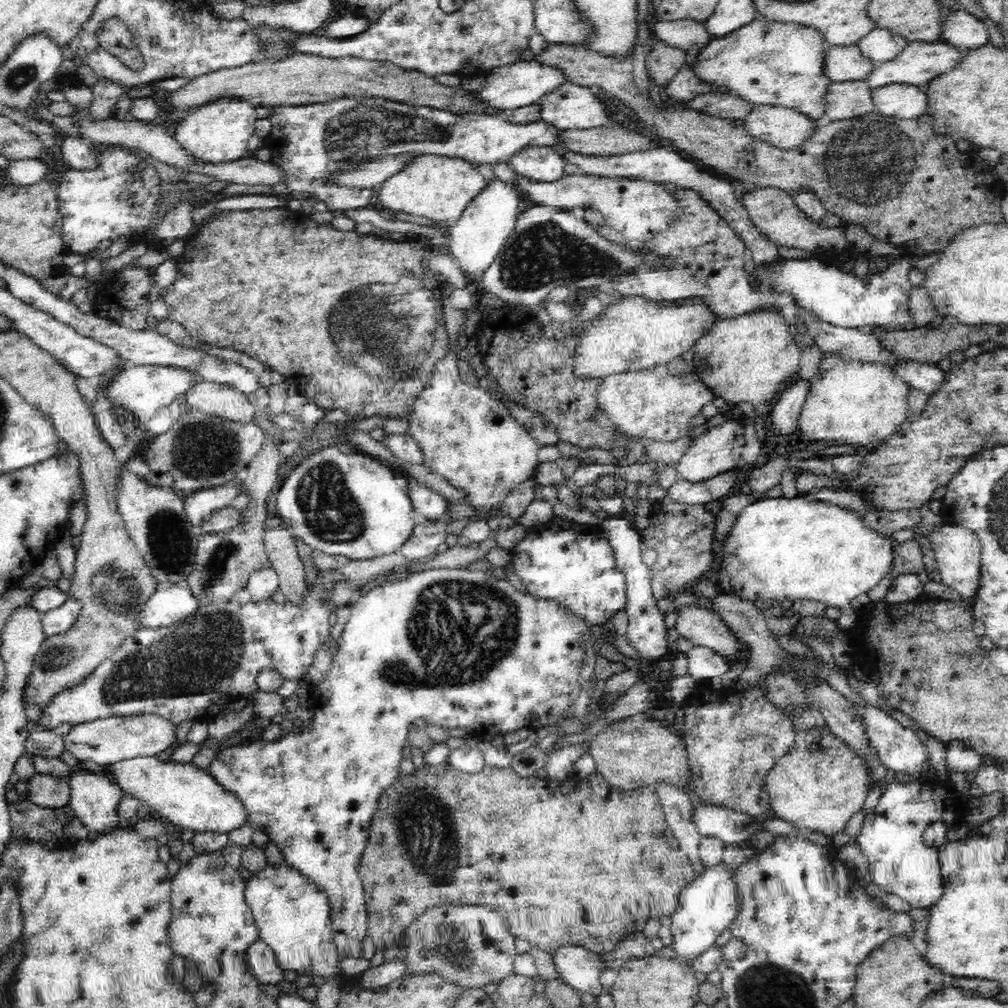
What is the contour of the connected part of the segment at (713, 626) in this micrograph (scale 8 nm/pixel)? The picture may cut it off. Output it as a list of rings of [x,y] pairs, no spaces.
[[[694,604],[676,607],[675,611],[677,622],[674,627],[680,636],[695,645],[711,648],[734,665],[750,658],[750,647],[738,641],[734,632],[712,609]]]

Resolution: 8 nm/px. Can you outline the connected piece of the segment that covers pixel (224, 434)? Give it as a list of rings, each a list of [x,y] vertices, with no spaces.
[[[189,408],[174,421],[166,436],[151,438],[141,460],[150,472],[143,478],[158,488],[179,490],[187,495],[194,491],[239,482],[249,462],[265,443],[265,432],[254,423],[225,420]]]

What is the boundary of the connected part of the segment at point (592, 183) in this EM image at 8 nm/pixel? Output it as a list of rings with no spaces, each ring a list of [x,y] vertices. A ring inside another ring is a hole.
[[[508,162],[491,164],[494,177],[512,183],[523,198],[534,204],[556,207],[570,211],[576,206],[598,210],[608,226],[620,232],[630,243],[647,240],[656,231],[664,228],[677,211],[677,204],[663,183],[638,182],[634,179],[604,177],[600,175],[579,175],[577,172],[564,175],[554,182],[536,182],[520,176]]]

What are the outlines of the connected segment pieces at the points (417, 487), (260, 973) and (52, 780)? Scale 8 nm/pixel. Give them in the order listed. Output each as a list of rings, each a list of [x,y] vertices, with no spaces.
[[[410,476],[405,480],[405,487],[415,511],[422,519],[438,519],[446,524],[452,521],[447,512],[447,499],[444,496]]]
[[[254,942],[246,950],[245,959],[253,975],[264,984],[278,985],[284,980],[284,970],[280,968],[274,951],[265,942]]]
[[[36,773],[28,783],[28,801],[43,808],[67,807],[71,798],[69,782],[65,778]]]

